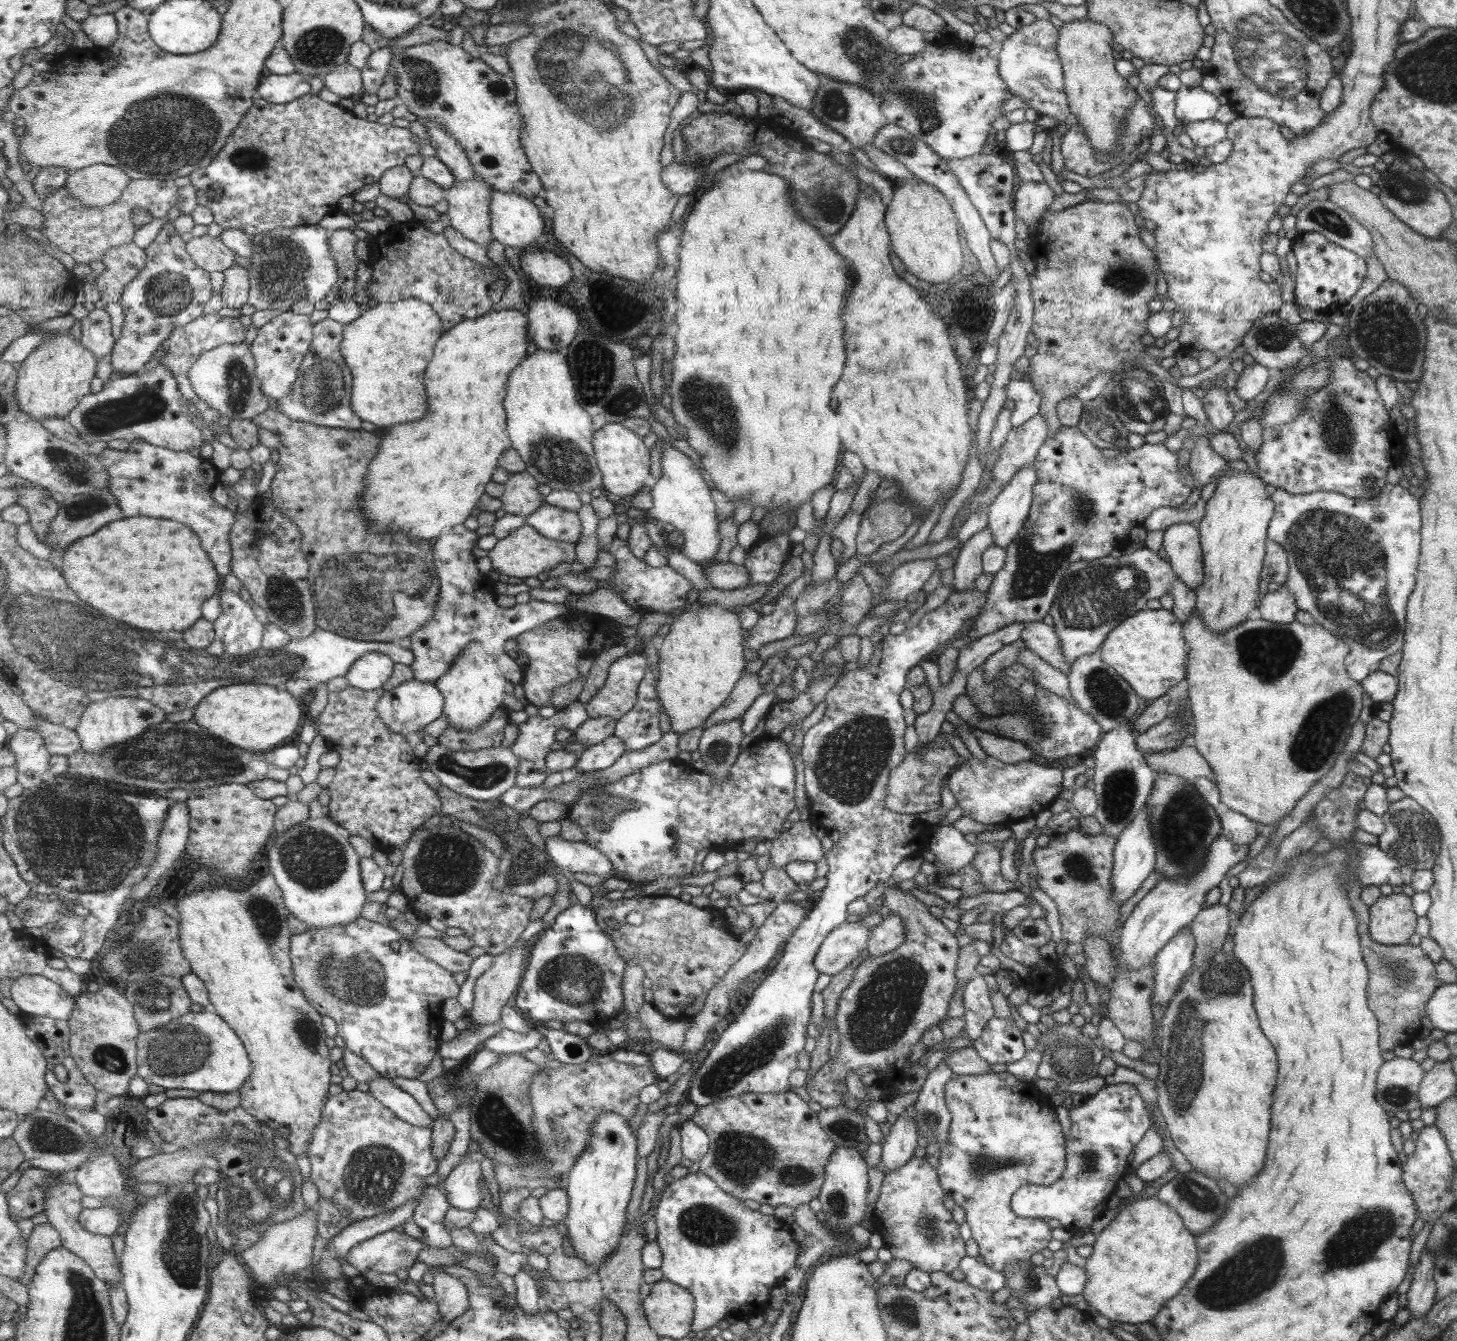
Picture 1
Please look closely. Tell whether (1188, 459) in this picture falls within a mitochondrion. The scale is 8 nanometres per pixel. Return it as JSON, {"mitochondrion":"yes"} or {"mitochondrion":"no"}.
{"mitochondrion":"no"}

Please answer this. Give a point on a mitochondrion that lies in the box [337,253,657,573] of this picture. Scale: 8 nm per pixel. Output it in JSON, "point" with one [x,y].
{"point":[561,460]}

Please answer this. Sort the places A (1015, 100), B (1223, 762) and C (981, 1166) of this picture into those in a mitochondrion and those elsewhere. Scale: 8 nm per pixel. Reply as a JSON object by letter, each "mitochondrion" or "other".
{"A":"other","B":"other","C":"mitochondrion"}

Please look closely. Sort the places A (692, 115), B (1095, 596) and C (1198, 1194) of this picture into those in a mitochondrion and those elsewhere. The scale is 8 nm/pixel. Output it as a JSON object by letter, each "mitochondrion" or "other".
{"A":"other","B":"mitochondrion","C":"mitochondrion"}

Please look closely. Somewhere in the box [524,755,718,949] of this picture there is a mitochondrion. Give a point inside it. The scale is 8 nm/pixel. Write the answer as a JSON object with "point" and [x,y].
{"point":[607,809]}

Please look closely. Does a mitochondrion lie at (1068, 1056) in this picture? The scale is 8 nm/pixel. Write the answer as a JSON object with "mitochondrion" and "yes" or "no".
{"mitochondrion":"yes"}

